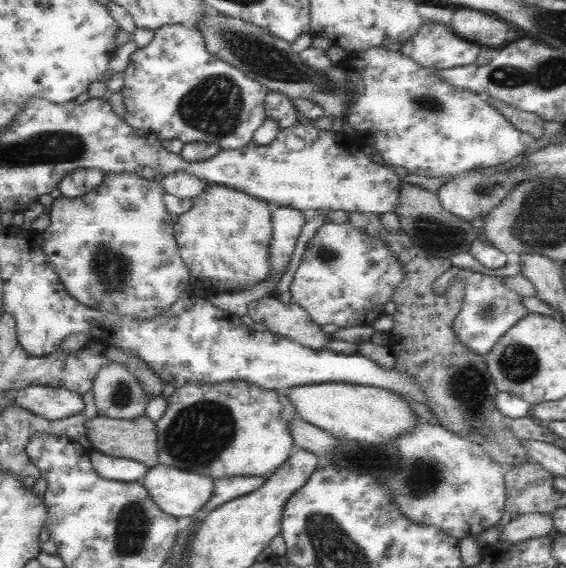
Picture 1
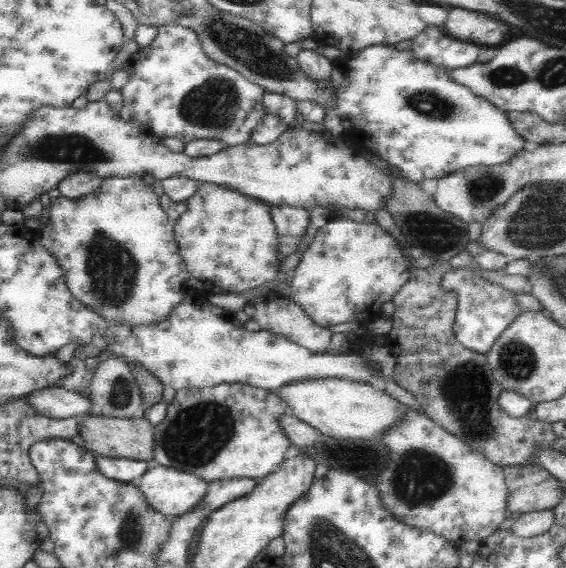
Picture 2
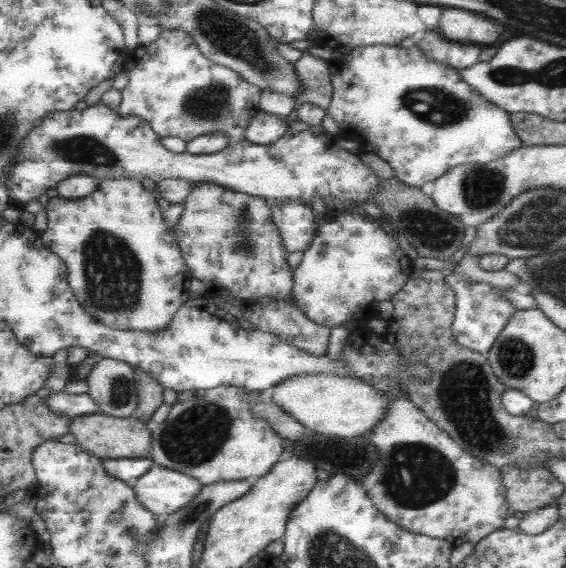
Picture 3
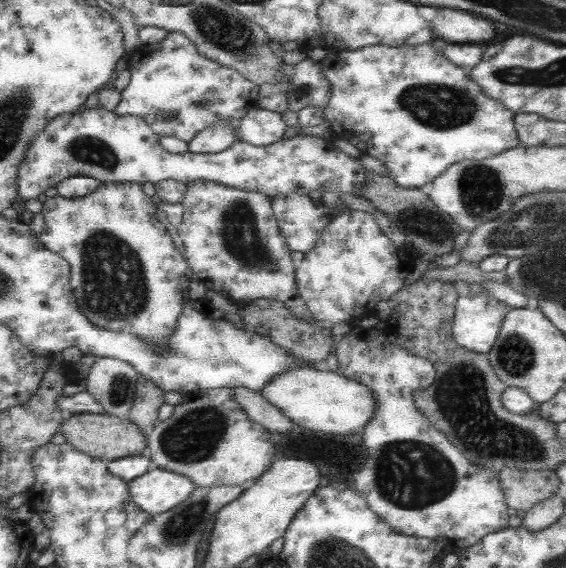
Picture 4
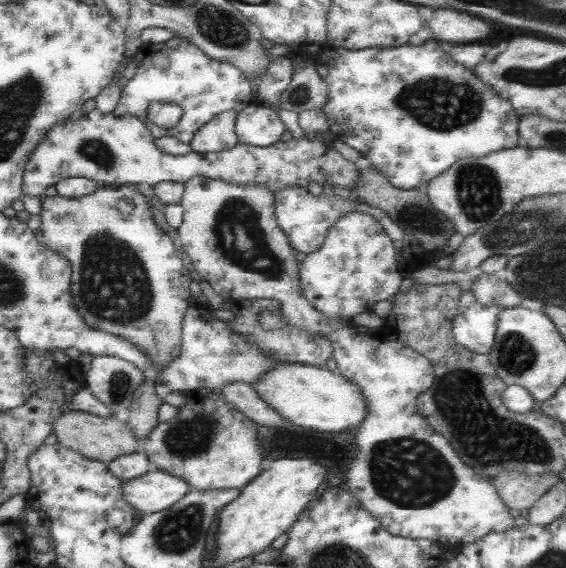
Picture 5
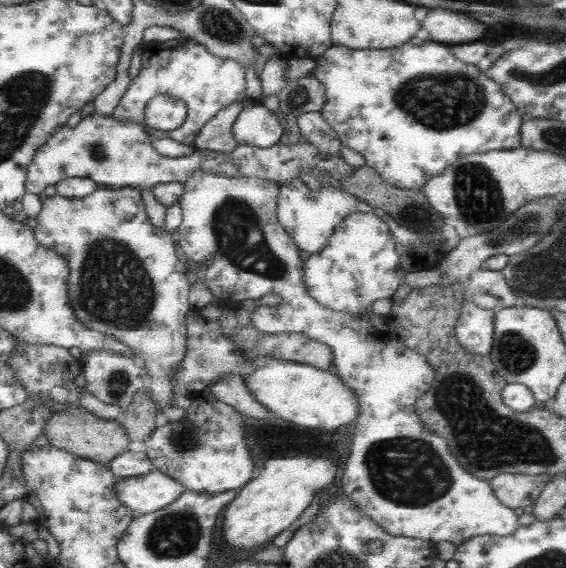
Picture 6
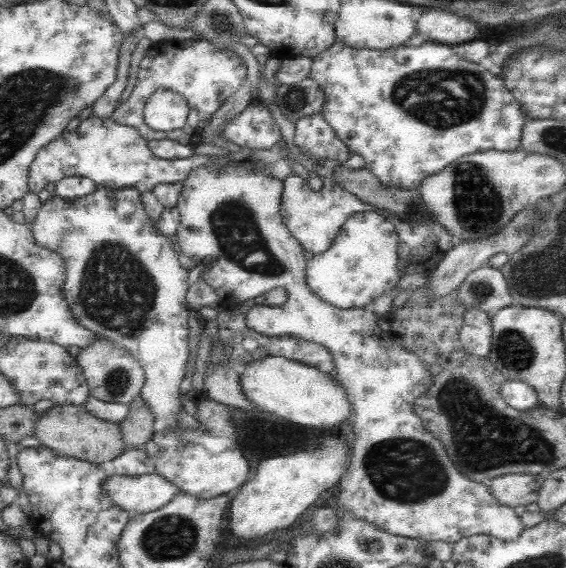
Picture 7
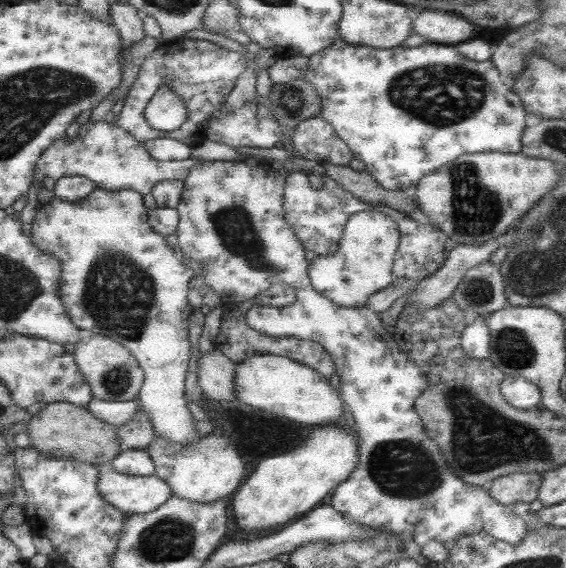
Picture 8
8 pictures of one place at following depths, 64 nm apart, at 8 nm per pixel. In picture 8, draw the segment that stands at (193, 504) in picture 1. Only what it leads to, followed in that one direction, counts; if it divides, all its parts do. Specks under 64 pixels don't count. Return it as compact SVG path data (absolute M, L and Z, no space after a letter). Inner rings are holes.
M110 469L99 470L97 491L106 503L126 515L151 512L172 495L169 485L153 474L129 476Z

